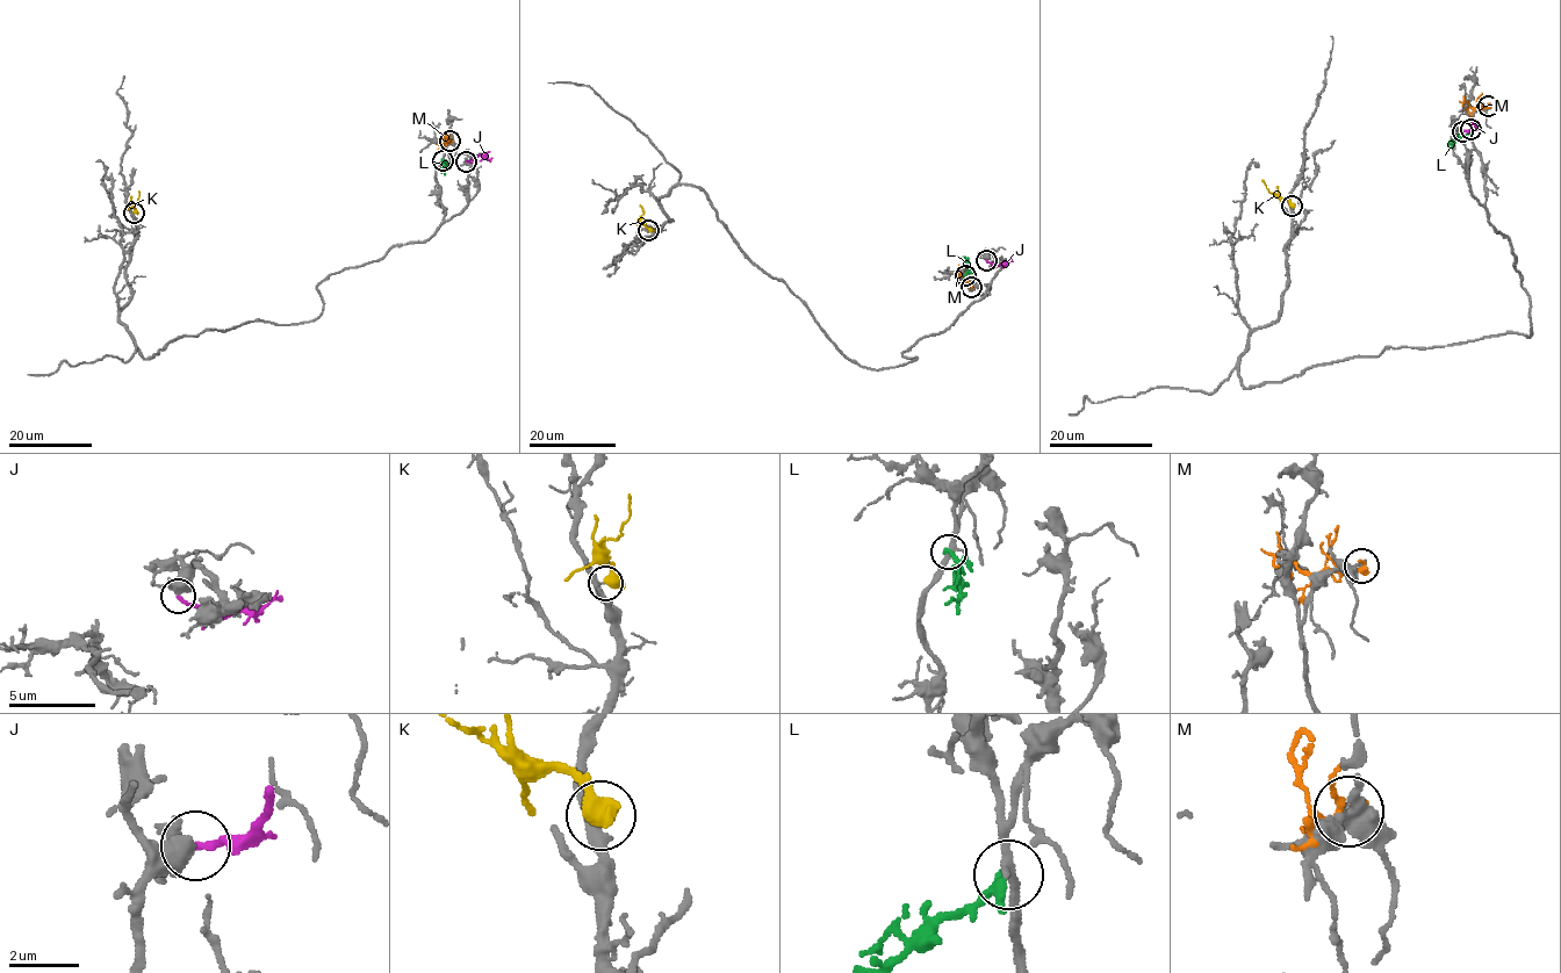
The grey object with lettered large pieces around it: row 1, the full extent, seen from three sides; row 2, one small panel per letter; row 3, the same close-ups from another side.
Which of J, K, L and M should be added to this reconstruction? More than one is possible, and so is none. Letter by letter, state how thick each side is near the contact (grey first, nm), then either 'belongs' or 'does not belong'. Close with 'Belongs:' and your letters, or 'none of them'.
J: calibres 550 and 200 nm; belongs
K: calibres 320 and 650 nm; does not belong
L: calibres 280 and 190 nm; does not belong
M: calibres 260 and 400 nm; does not belong
Belongs: J

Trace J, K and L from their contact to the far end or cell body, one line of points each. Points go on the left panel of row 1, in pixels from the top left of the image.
J: (466, 161), (477, 157), (493, 158)
K: (132, 213), (138, 191)
L: (443, 159), (446, 167), (441, 173)

